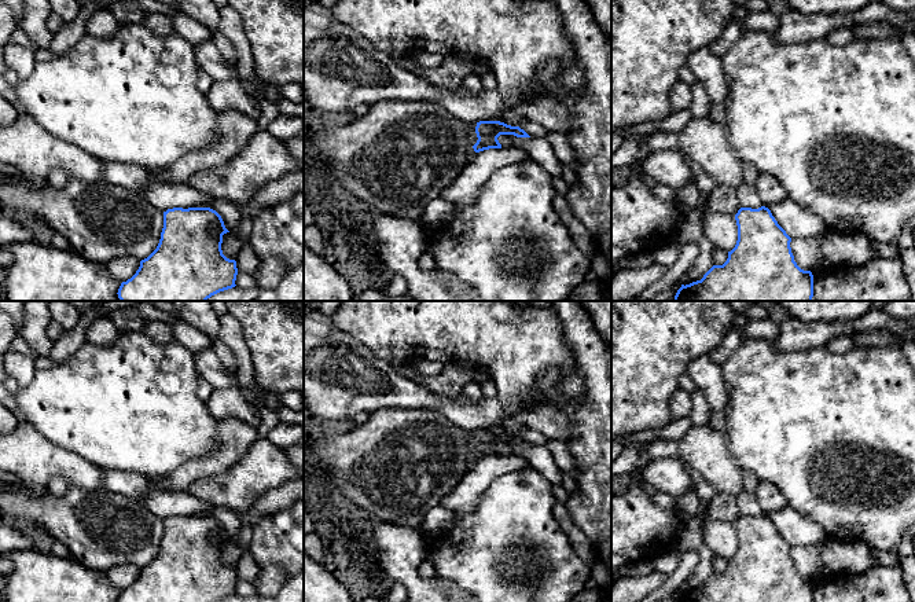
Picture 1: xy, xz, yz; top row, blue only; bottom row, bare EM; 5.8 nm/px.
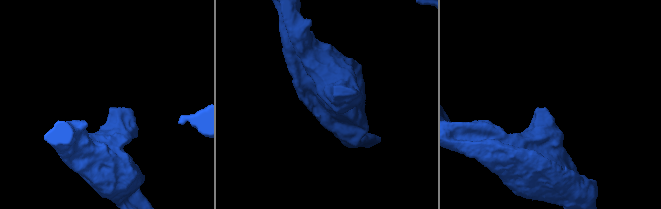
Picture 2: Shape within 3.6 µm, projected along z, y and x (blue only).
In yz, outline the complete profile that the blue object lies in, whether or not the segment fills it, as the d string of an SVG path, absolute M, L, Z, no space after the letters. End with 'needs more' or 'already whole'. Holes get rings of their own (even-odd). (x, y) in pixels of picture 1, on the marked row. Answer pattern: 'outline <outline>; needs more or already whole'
outline M741 208L735 214L738 241L723 265L713 265L701 280L681 285L673 301L812 301L813 275L794 261L791 238L771 210Z; already whole

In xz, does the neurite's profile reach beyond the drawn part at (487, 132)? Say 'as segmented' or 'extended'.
as segmented

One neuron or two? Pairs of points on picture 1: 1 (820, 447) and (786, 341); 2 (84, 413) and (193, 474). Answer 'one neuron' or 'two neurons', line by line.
1: two neurons
2: two neurons

